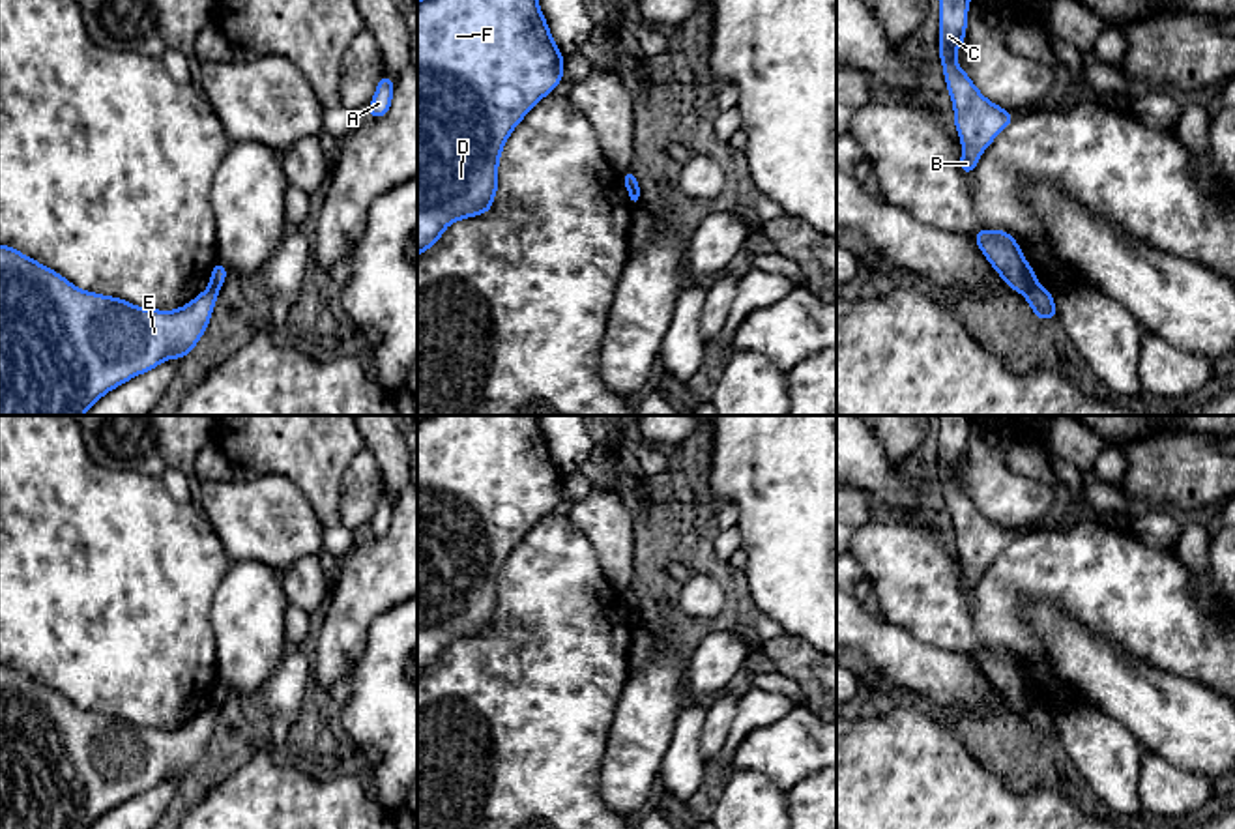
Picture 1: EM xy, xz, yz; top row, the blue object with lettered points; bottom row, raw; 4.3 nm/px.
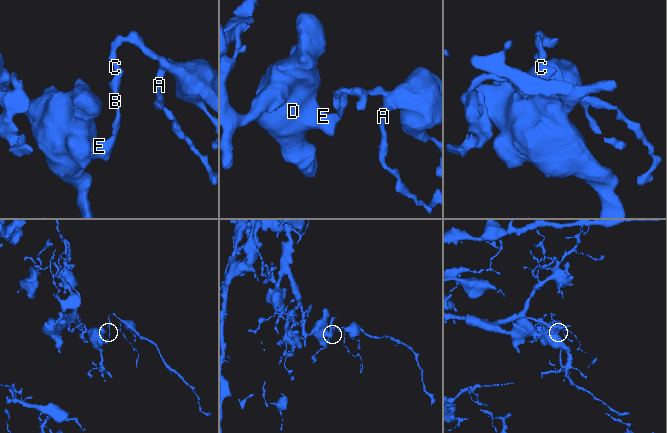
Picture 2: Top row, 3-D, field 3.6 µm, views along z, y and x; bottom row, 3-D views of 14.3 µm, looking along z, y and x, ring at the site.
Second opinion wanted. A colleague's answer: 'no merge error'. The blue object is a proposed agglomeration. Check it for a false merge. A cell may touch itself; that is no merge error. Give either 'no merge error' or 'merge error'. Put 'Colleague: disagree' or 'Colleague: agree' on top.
Colleague: disagree
merge error

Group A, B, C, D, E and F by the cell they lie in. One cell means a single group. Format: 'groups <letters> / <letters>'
groups A B C / D E F

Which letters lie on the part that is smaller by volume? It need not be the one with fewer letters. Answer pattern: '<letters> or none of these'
A, B, C

